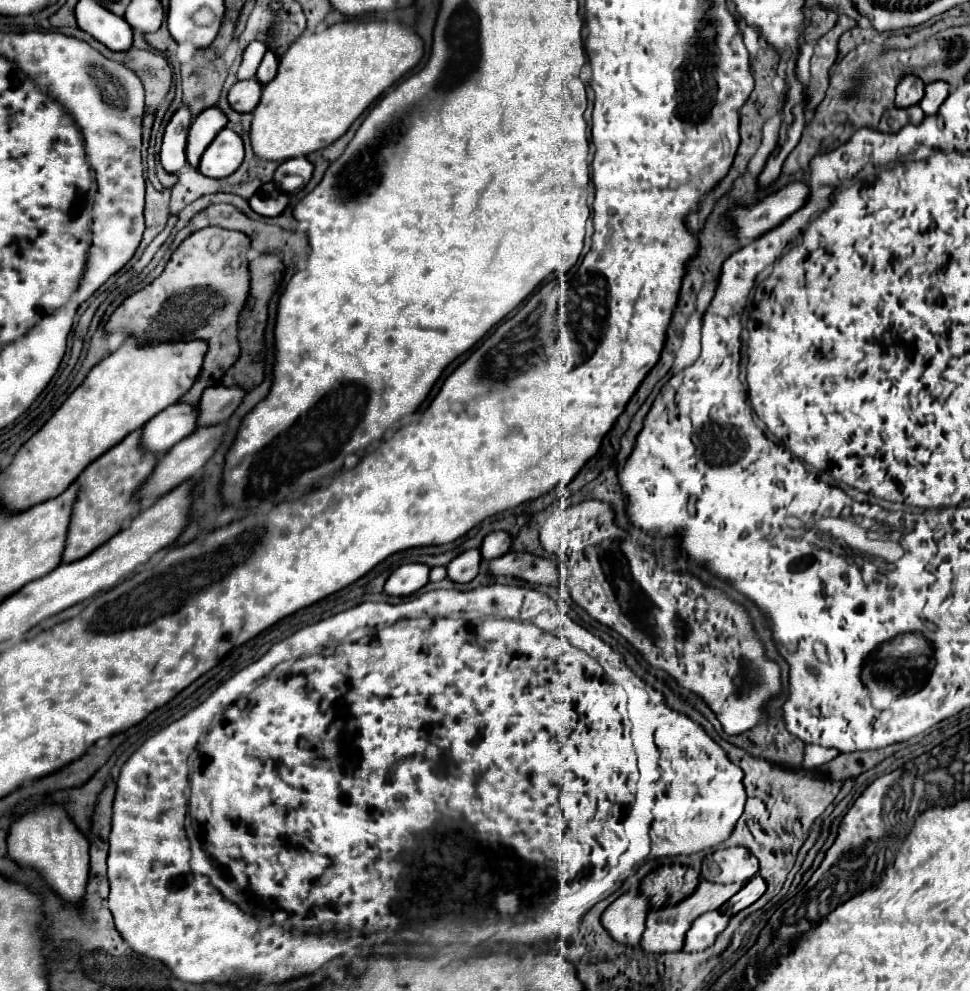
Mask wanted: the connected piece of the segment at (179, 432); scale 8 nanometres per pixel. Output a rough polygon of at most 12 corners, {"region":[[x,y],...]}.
{"region":[[177,402],[143,428],[143,448],[167,452],[195,430],[199,408]]}

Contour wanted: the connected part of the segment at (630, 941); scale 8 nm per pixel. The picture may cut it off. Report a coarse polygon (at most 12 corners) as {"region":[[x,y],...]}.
{"region":[[625,892],[601,916],[621,944],[639,946],[647,898]]}

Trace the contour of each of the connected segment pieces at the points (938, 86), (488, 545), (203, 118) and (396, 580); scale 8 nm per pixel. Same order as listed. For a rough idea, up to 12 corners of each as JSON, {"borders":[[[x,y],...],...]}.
{"borders":[[[945,82],[925,86],[919,106],[925,116],[939,112],[939,106],[949,96]],[[501,530],[485,536],[481,556],[499,558],[511,550],[513,538]],[[217,106],[193,120],[187,162],[199,166],[201,154],[225,128],[227,116]],[[405,564],[385,582],[385,594],[409,596],[429,582],[425,564]]]}

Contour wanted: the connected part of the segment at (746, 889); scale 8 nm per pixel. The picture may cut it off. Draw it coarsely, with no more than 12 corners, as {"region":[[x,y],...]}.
{"region":[[757,874],[727,904],[723,912],[733,916],[763,896],[765,880]]}

